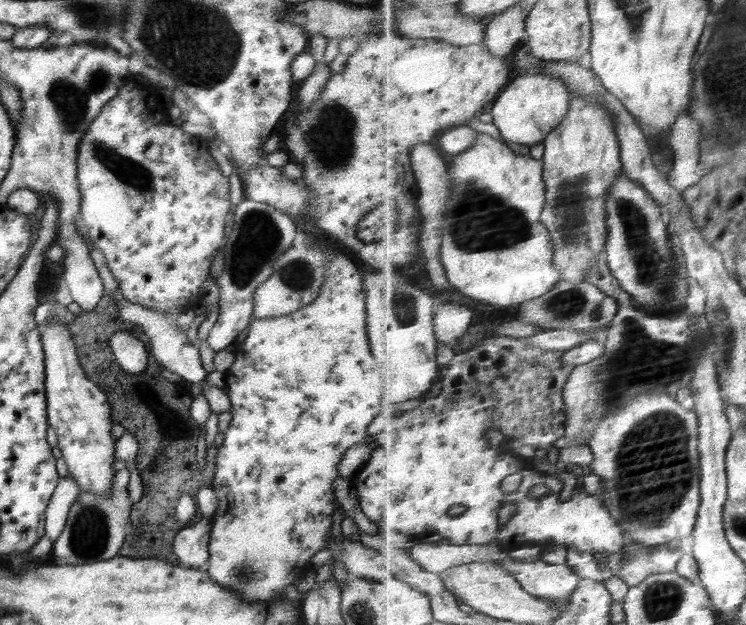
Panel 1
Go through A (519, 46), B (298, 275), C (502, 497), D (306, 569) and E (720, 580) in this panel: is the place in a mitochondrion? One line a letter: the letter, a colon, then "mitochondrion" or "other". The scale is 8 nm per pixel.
A: other
B: mitochondrion
C: mitochondrion
D: other
E: other

